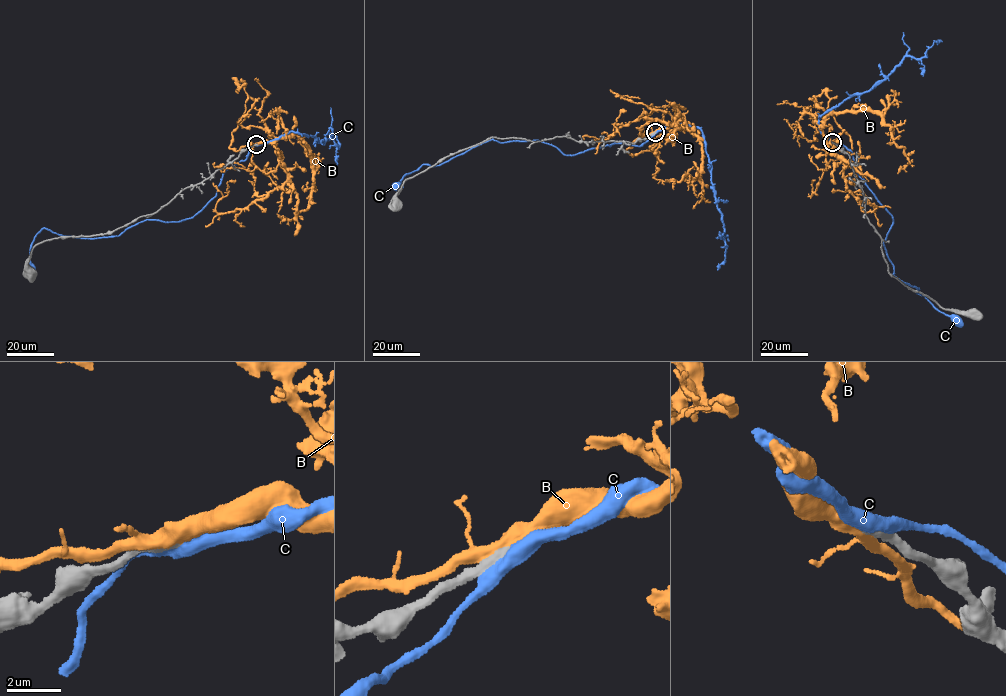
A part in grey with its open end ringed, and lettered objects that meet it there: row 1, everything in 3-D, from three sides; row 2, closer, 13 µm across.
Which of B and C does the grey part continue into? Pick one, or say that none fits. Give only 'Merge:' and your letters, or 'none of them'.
Merge: B

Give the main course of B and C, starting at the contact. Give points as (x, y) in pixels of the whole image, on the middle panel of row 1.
B: (654, 132), (677, 119), (668, 124), (642, 117), (596, 141), (613, 135), (616, 118), (626, 111)
C: (654, 133), (639, 146), (617, 142), (572, 155), (537, 140), (488, 140), (442, 163), (423, 164), (396, 187)

